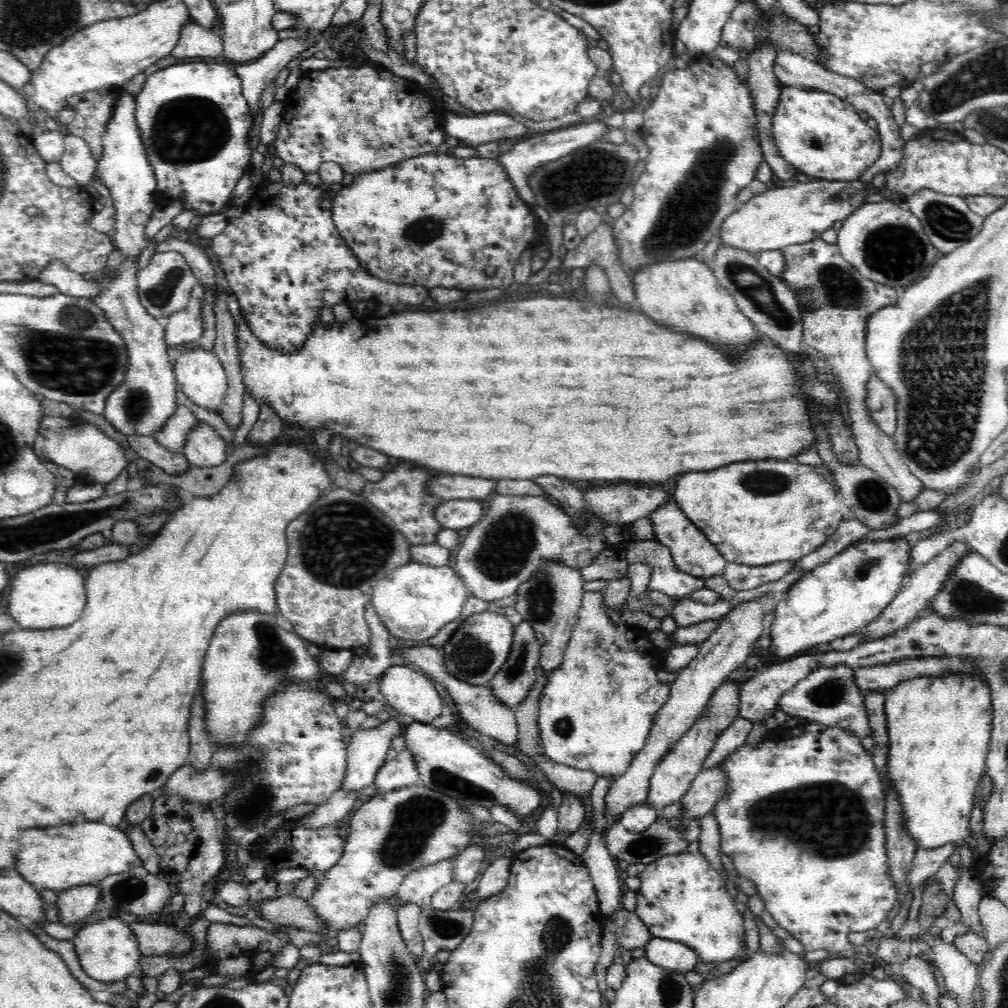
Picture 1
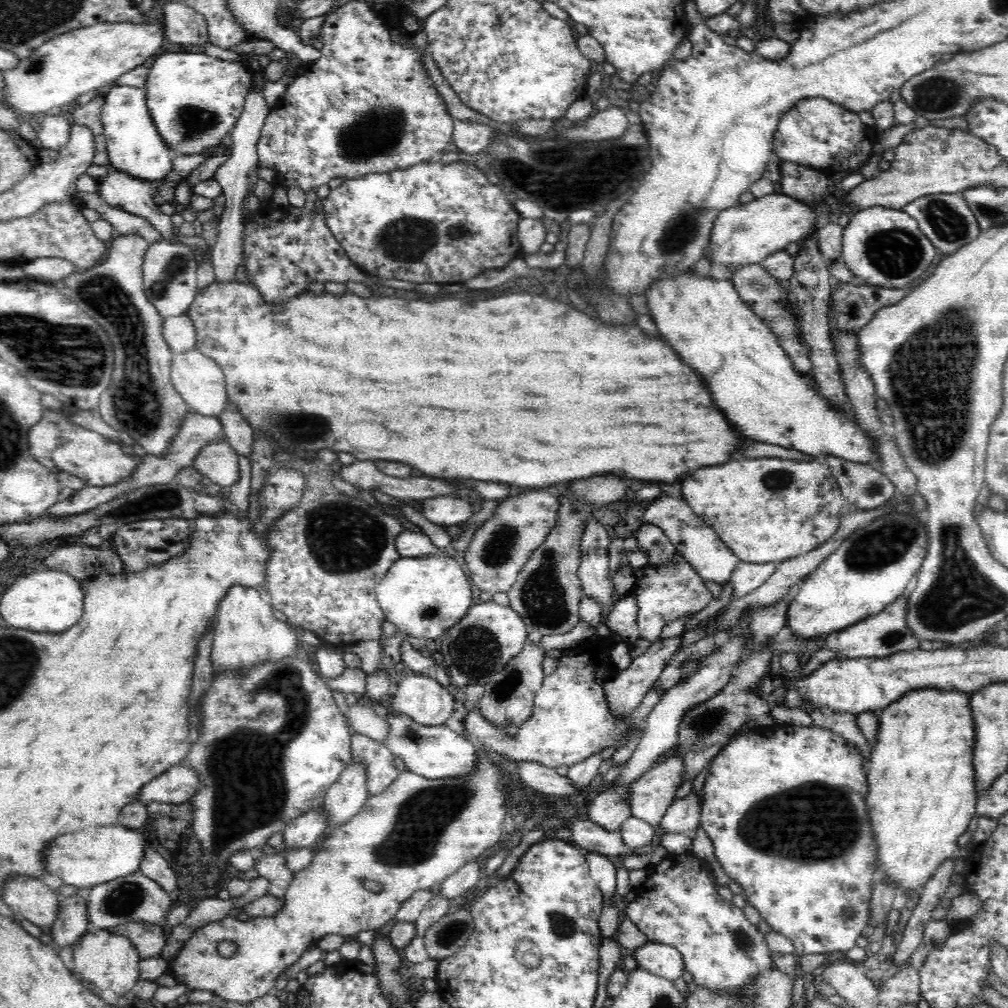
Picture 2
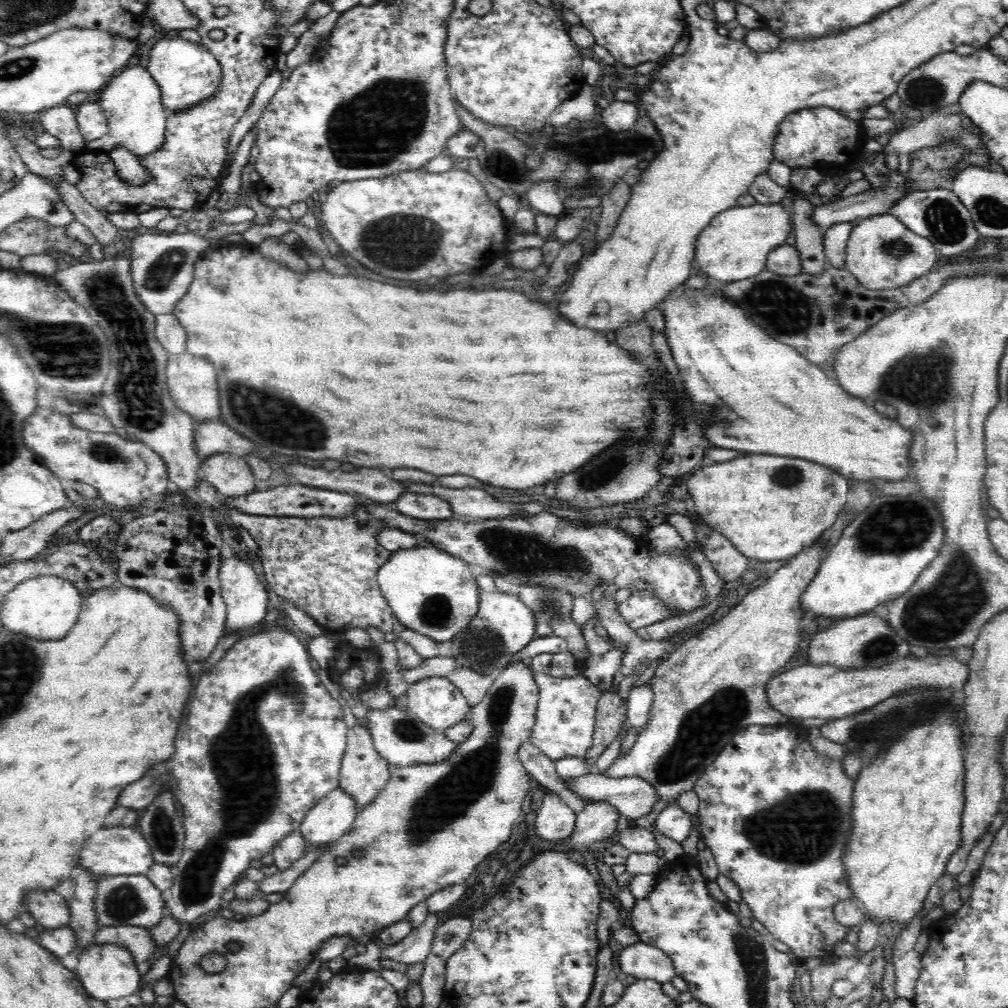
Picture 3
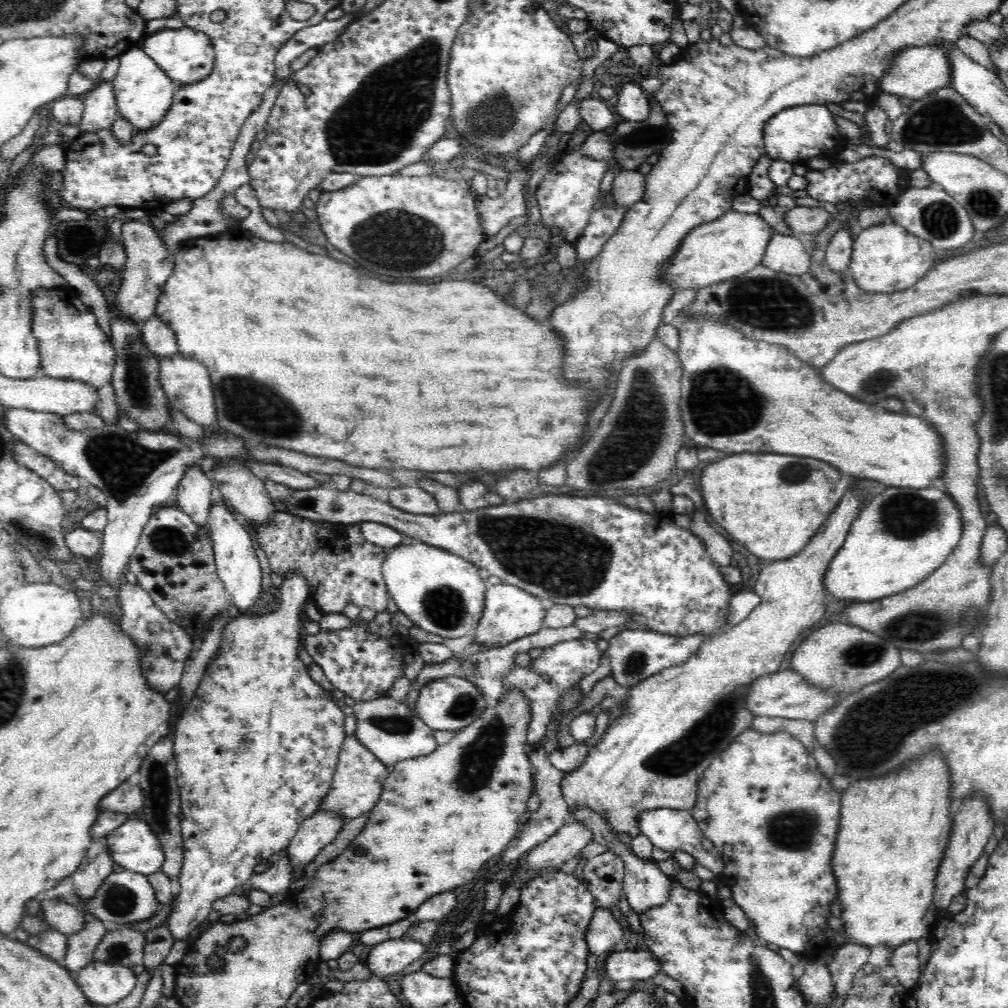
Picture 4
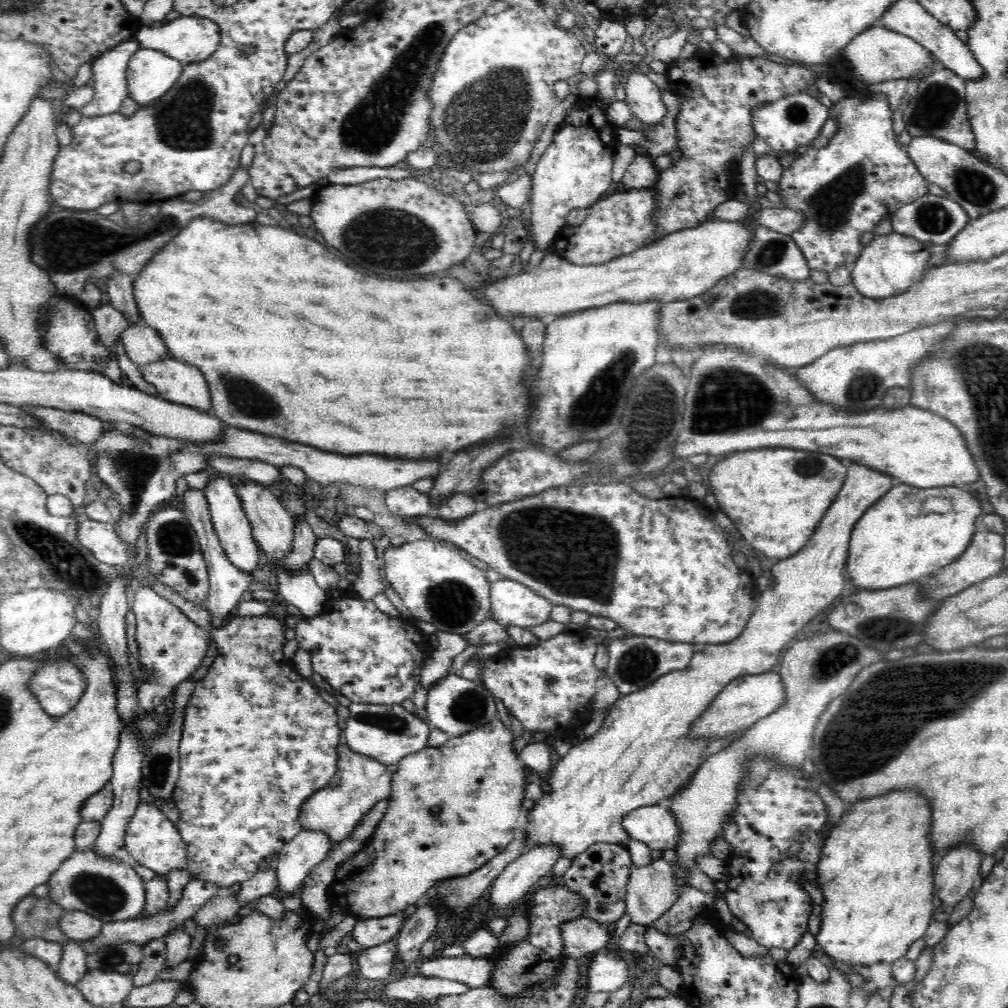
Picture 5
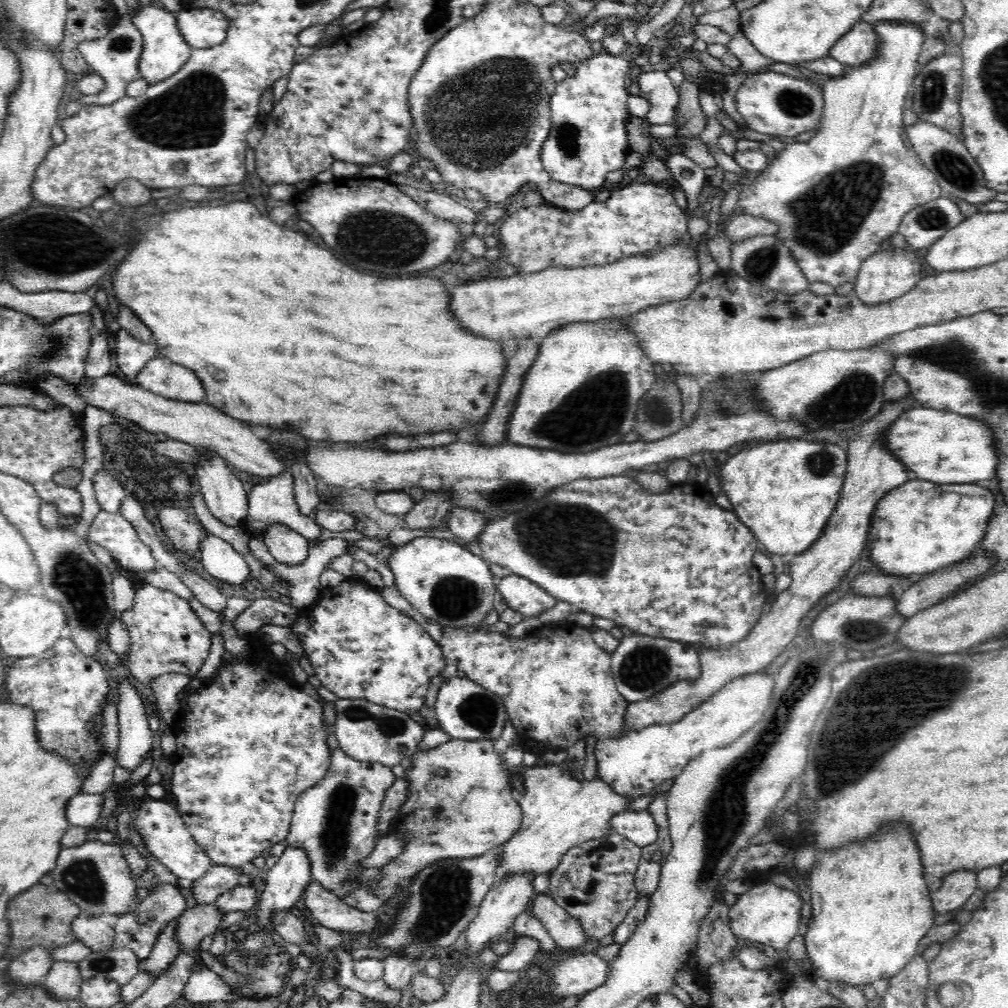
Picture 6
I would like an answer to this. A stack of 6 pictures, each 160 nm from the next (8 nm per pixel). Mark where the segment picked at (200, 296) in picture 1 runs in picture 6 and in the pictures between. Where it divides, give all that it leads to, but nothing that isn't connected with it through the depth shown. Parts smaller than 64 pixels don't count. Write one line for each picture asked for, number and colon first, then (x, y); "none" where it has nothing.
2: (179, 331)
3: (169, 332)
4: (161, 340)
5: (144, 345)
6: (132, 355)

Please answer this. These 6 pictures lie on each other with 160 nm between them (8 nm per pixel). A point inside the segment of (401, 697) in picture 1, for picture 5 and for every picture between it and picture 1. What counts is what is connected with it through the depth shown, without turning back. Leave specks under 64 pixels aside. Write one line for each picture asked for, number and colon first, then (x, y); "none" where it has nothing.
2: (428, 702)
3: (436, 701)
4: (451, 703)
5: (455, 705)

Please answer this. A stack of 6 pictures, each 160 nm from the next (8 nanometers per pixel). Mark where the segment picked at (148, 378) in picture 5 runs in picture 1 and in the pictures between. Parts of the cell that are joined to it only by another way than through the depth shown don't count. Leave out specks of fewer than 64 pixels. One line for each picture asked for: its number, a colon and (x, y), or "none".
1: (200, 375)
2: (199, 380)
3: (192, 381)
4: (187, 384)

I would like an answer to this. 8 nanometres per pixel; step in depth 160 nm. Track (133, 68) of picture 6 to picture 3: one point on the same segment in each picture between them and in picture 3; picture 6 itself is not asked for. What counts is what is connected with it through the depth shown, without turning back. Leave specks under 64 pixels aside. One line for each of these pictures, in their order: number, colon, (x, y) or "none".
3: (92, 123)
4: (100, 112)
5: (109, 69)

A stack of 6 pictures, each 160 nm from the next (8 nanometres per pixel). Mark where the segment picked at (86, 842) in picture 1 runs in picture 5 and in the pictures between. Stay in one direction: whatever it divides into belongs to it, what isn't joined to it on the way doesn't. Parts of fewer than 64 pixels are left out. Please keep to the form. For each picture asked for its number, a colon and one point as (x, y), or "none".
2: (91, 856)
3: (119, 850)
4: (133, 845)
5: (154, 841)

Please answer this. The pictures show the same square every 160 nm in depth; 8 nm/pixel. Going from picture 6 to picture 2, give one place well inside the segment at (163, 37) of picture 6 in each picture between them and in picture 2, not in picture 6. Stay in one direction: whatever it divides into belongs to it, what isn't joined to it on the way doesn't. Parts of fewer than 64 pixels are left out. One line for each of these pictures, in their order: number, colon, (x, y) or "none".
2: (133, 143)
3: (132, 101)
4: (144, 94)
5: (151, 73)

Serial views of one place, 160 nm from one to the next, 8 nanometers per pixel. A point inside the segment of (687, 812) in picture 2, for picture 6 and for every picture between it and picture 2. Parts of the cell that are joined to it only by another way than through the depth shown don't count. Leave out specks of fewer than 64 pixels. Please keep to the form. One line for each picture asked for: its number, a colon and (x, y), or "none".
3: (672, 821)
4: (671, 830)
5: (655, 825)
6: (639, 827)

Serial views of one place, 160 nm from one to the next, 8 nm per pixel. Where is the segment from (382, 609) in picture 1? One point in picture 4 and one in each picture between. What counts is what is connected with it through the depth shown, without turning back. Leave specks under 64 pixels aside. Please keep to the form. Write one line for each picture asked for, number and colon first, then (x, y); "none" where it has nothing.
2: (426, 596)
3: (432, 592)
4: (442, 593)

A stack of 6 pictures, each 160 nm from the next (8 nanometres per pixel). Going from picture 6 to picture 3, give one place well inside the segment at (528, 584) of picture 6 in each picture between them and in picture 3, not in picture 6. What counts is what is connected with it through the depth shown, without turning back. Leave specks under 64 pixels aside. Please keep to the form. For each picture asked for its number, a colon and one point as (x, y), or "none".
3: (504, 624)
4: (510, 613)
5: (513, 604)

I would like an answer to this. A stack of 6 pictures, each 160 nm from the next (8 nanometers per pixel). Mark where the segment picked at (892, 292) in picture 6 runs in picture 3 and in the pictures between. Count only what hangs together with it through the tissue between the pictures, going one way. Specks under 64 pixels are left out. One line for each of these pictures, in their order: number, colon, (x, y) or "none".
3: (882, 252)
4: (886, 258)
5: (890, 264)

